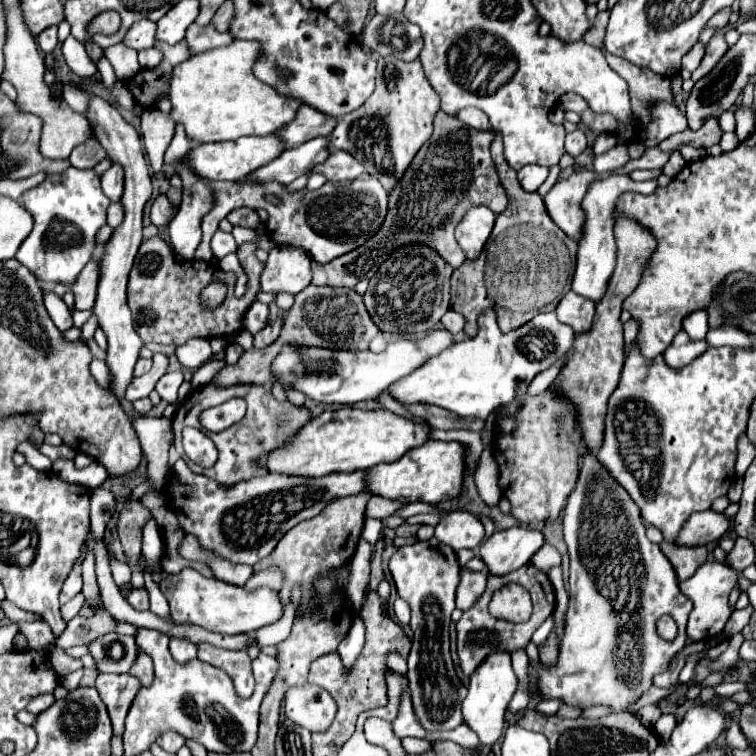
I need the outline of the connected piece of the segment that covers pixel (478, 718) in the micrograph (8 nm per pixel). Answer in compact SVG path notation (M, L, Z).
M494 653L486 657L474 675L470 677L470 687L468 687L468 697L462 703L462 723L468 725L480 739L482 745L494 745L496 741L502 739L504 735L504 713L506 707L518 687L518 679L512 671L510 665L510 655L508 653Z

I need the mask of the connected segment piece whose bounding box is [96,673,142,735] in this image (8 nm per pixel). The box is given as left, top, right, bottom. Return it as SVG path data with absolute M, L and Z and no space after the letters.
M98 675L96 679L96 691L100 693L100 699L108 707L108 715L112 719L114 735L124 733L124 719L128 713L128 707L132 705L132 699L136 697L136 691L140 689L140 681L130 675Z

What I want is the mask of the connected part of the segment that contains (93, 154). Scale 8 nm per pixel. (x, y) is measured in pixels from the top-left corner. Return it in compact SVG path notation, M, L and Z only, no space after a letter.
M92 135L86 143L78 145L70 155L70 165L78 169L94 169L96 163L100 163L106 157L106 151L98 145L96 135Z

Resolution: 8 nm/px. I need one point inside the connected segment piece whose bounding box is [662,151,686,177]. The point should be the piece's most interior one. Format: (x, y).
(676, 162)

